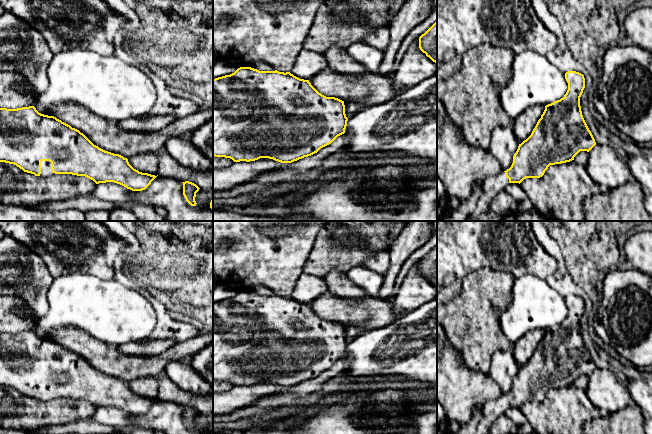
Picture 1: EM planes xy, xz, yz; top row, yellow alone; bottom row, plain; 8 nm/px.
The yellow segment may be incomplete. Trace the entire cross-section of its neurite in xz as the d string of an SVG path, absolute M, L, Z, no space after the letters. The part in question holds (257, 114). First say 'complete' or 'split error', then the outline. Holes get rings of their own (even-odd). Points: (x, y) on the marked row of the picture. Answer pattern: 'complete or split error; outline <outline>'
complete; outline M240 67L230 75L213 79L213 156L215 157L230 158L234 162L250 162L260 158L269 158L281 163L292 163L311 156L331 144L338 136L345 133L347 121L344 101L322 95L311 85L309 80L300 79L290 72L259 71L251 67Z

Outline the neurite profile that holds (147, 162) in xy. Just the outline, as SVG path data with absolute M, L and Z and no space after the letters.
M146 152L133 155L128 158L129 164L142 173L158 175L158 154L157 152Z

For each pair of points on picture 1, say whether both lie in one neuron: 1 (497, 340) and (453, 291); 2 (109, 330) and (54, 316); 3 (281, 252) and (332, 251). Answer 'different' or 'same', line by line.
1: different
2: same
3: different

